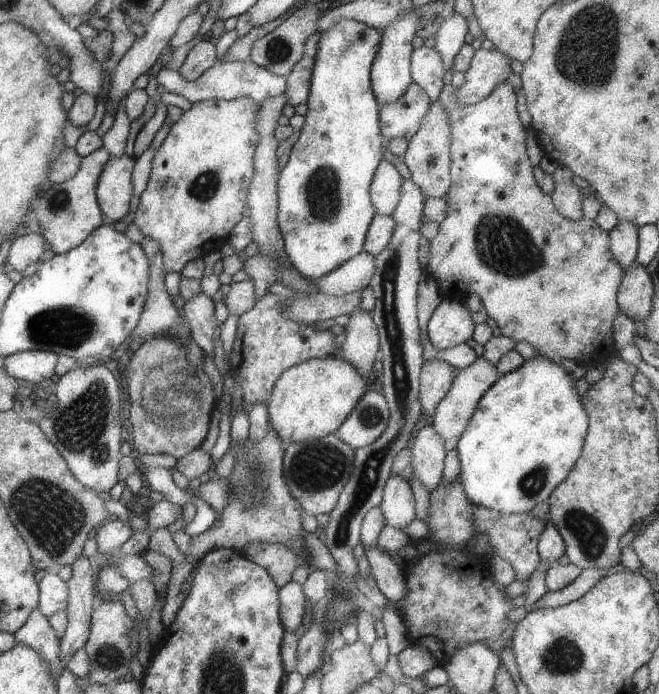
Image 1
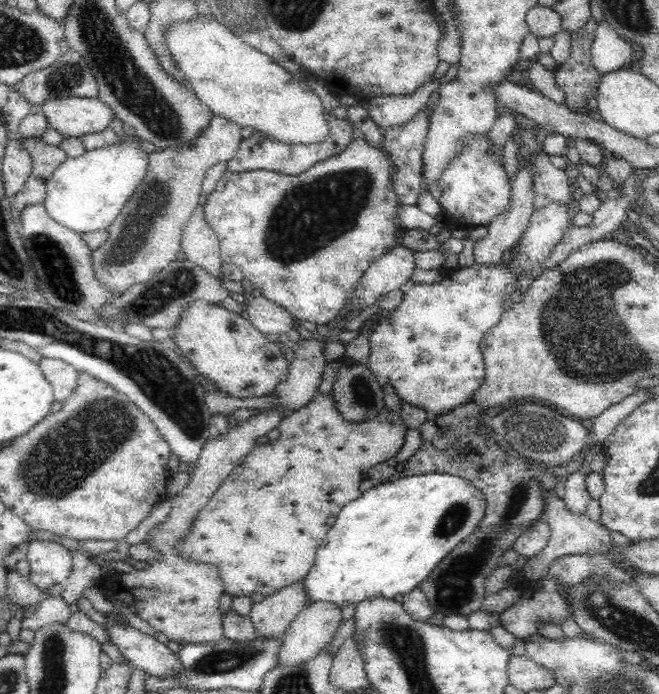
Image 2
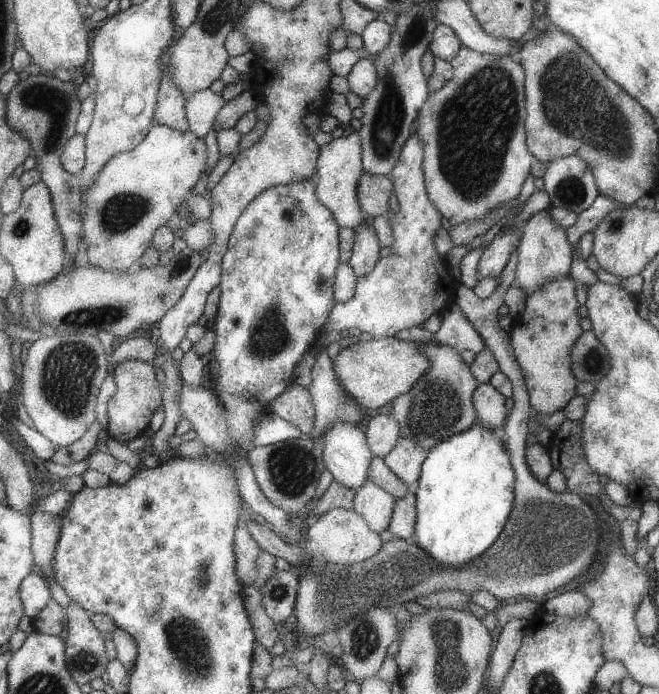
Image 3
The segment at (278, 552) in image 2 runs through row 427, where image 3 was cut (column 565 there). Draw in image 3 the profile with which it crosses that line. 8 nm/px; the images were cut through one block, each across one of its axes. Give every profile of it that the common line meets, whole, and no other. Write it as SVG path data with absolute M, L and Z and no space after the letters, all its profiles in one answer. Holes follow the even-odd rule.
M559 278L529 294L521 315L512 324L511 348L524 376L529 390L529 404L535 415L549 416L561 410L575 394L573 390L577 378L572 372L572 358L569 355L581 336L575 308L577 300L574 281L571 278Z

